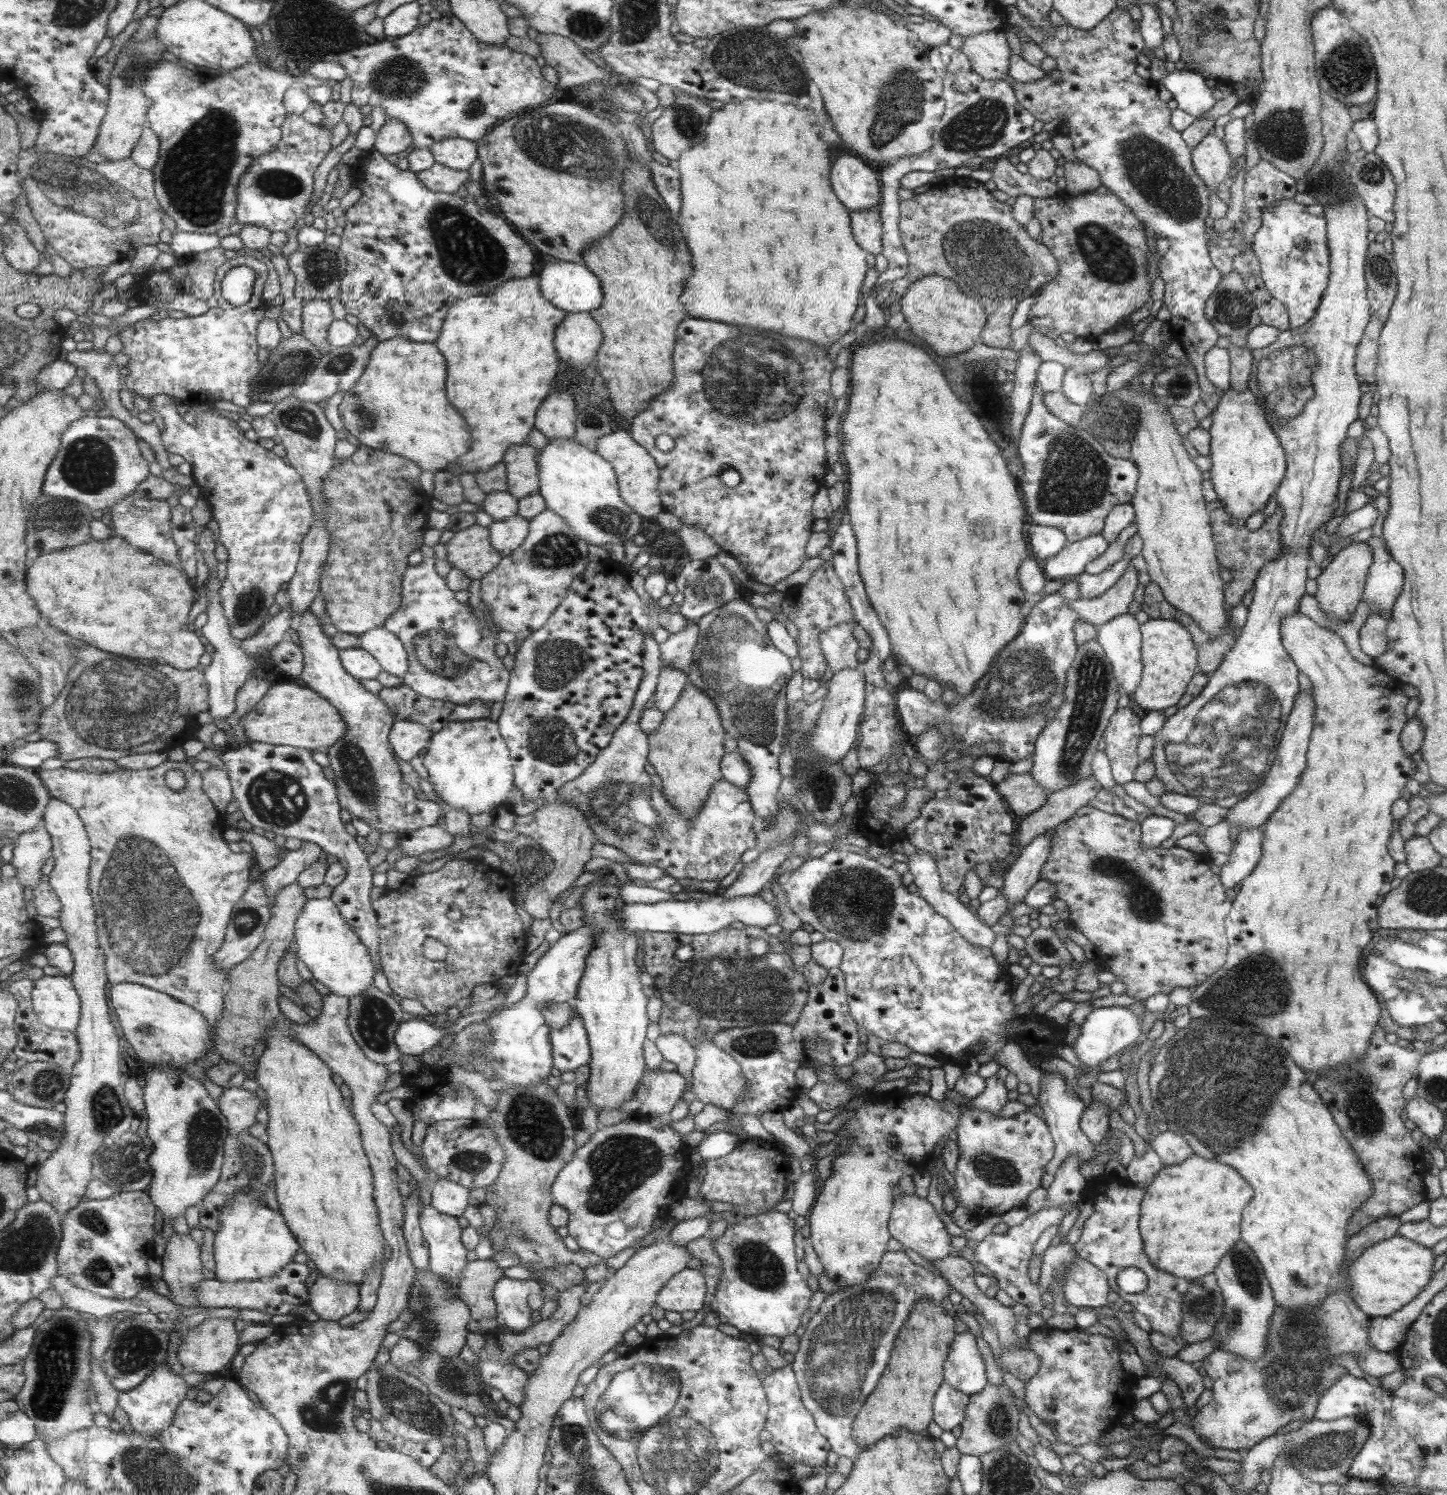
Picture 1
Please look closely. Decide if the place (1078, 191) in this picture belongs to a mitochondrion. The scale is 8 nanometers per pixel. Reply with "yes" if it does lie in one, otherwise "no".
no

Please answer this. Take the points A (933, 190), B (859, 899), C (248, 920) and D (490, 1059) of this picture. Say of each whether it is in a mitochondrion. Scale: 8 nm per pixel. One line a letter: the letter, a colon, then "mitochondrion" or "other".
A: other
B: mitochondrion
C: mitochondrion
D: mitochondrion

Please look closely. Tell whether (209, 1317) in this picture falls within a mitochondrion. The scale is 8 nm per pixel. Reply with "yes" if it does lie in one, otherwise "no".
no

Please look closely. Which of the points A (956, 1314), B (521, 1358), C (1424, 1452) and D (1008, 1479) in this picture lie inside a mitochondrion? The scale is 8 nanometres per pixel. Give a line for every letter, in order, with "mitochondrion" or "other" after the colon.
A: other
B: other
C: other
D: mitochondrion

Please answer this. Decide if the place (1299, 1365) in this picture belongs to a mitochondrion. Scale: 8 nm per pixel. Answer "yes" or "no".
yes

